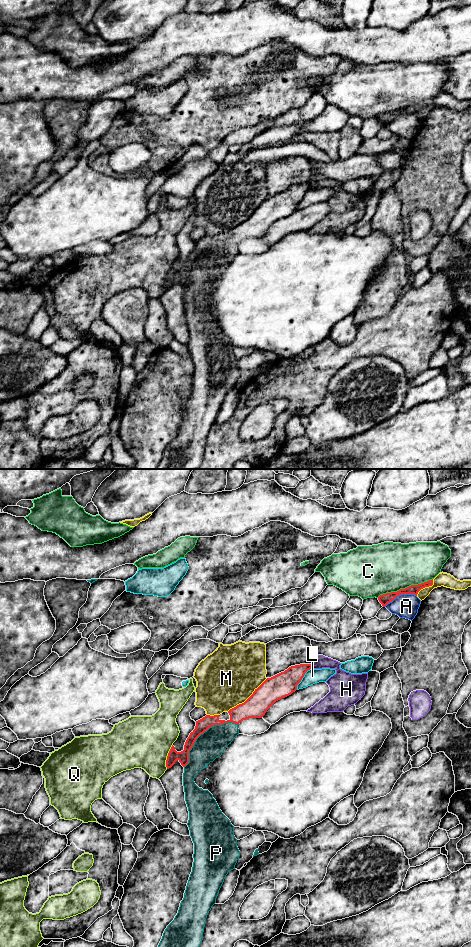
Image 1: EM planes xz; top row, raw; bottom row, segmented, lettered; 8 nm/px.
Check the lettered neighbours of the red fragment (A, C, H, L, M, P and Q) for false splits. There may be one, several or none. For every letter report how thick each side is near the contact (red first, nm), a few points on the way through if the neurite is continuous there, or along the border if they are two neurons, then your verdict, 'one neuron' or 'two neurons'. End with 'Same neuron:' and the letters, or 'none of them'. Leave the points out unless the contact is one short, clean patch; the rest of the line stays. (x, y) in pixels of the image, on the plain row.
A: 90/190 nm | two neurons
C: 90/400 nm | two neurons
H: 190/140 nm | along xz (311, 184), (312, 187) | two neurons
L: 190/120 nm | two neurons
M: 190/460 nm | two neurons
P: 110/220 nm | two neurons
Q: 90/420 nm | two neurons
Same neuron: none of them

